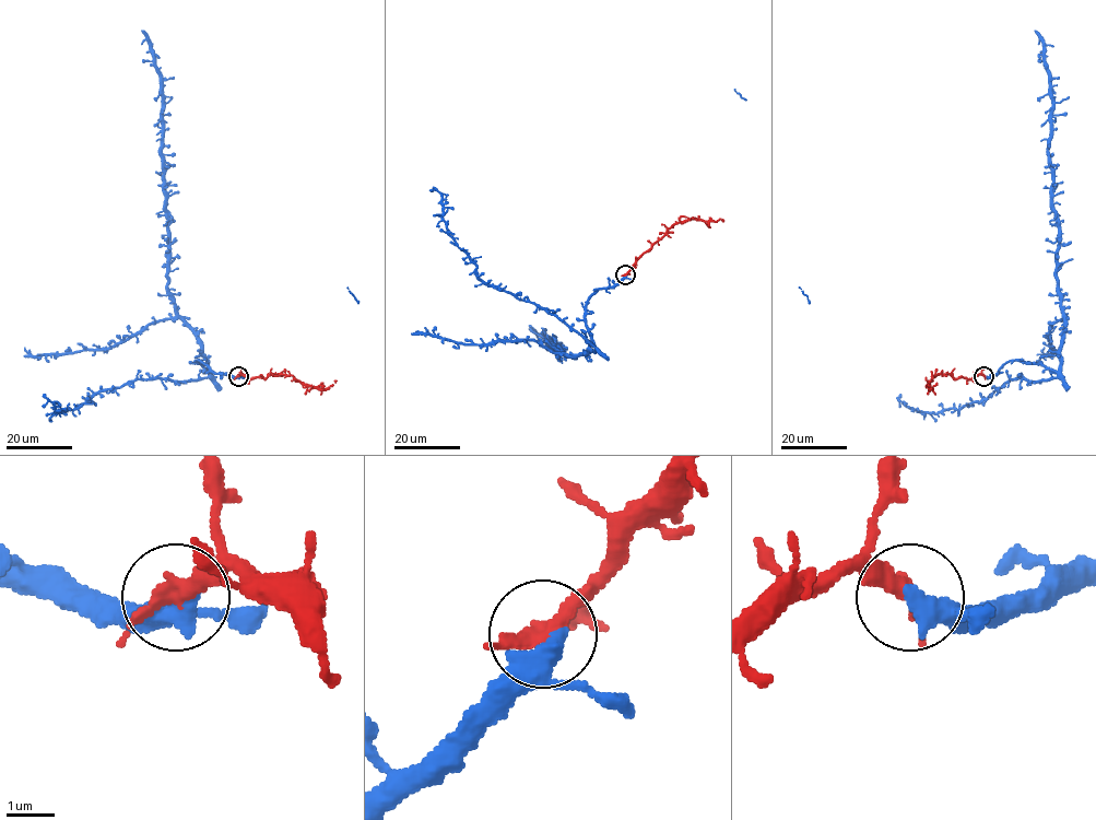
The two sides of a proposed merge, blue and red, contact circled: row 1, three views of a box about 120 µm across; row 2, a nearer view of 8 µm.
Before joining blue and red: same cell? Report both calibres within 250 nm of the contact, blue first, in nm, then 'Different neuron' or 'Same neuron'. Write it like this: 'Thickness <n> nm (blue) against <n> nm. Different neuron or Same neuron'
Thickness 360 nm (blue) against 300 nm. Same neuron

